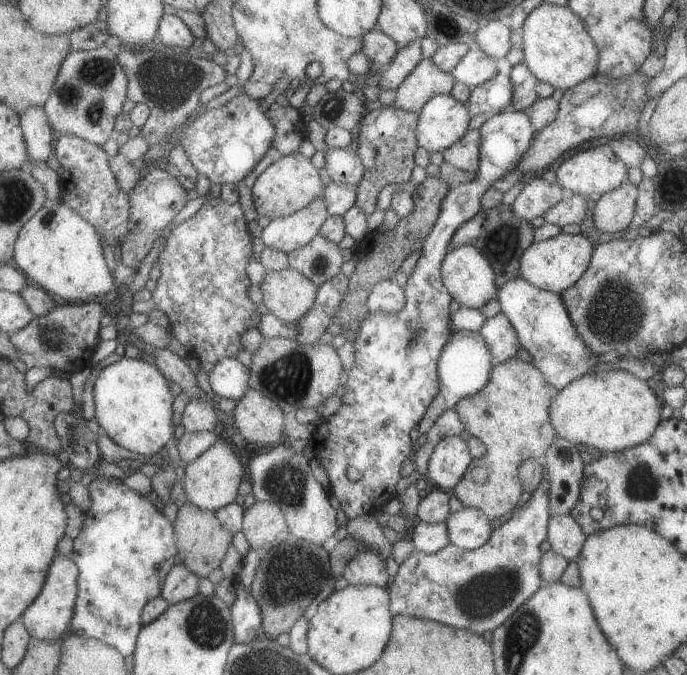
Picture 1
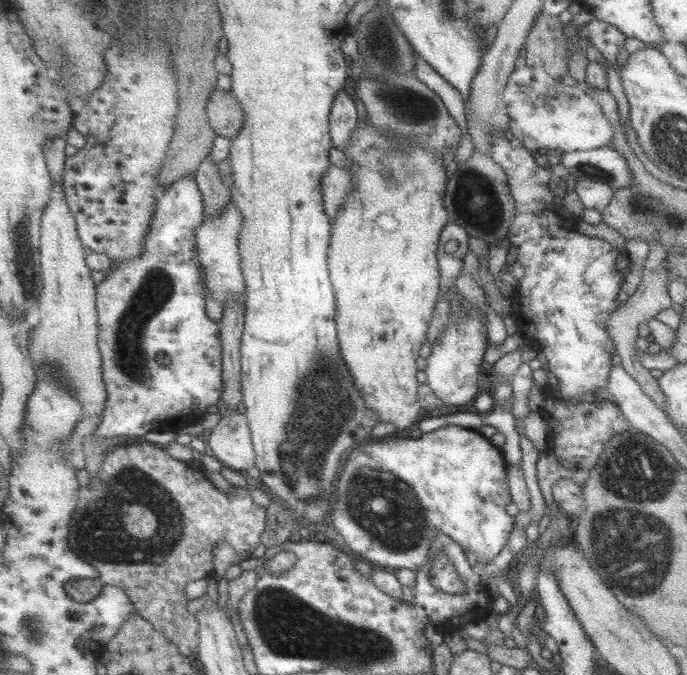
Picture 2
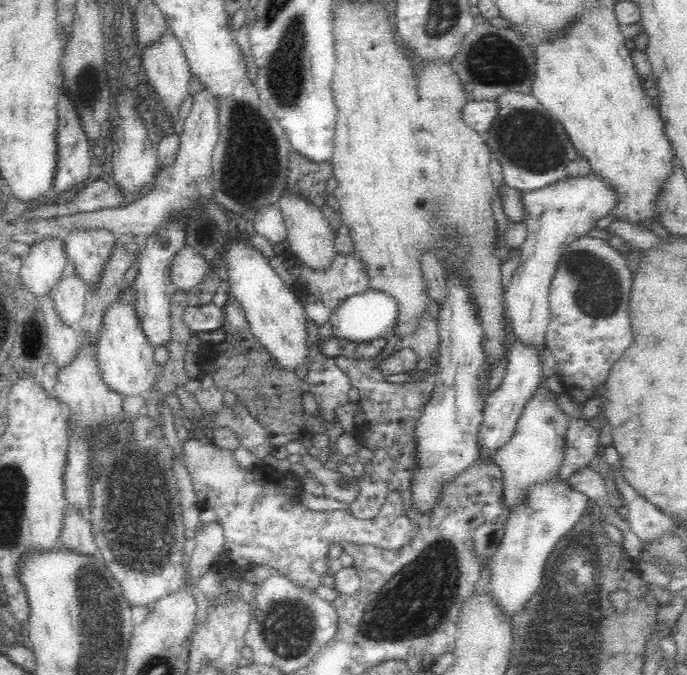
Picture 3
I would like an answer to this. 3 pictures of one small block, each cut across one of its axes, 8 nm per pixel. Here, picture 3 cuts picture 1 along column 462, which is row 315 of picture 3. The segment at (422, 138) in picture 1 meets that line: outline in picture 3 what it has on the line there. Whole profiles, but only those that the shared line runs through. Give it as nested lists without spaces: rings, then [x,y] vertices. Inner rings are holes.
[[[134,286],[119,288],[115,299],[103,312],[95,340],[98,367],[101,368],[104,380],[110,387],[120,391],[124,397],[136,394],[146,396],[155,386],[156,374],[159,372],[152,352],[155,348],[146,337],[144,327],[141,325],[134,294]]]

